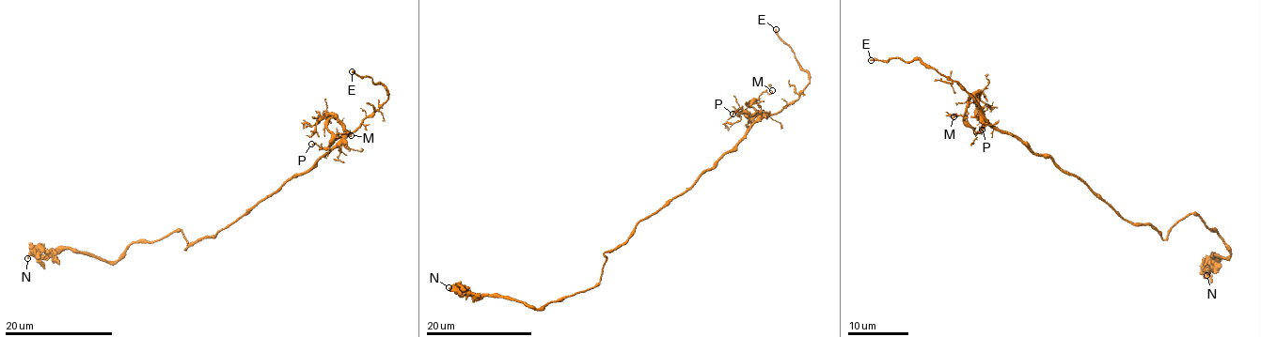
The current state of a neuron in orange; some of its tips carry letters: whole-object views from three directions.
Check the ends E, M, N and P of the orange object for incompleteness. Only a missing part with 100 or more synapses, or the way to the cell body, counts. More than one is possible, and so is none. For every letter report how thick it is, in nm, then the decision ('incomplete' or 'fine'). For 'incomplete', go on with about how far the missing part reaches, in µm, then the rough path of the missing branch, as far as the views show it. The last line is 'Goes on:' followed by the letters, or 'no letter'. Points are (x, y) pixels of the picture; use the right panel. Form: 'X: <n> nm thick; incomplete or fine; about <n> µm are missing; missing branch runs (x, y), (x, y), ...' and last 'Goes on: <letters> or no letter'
E: 320 nm thick; incomplete; about 45 µm are missing
M: 170 nm thick; fine
N: 280 nm thick; fine
P: 160 nm thick; fine
Goes on: E

